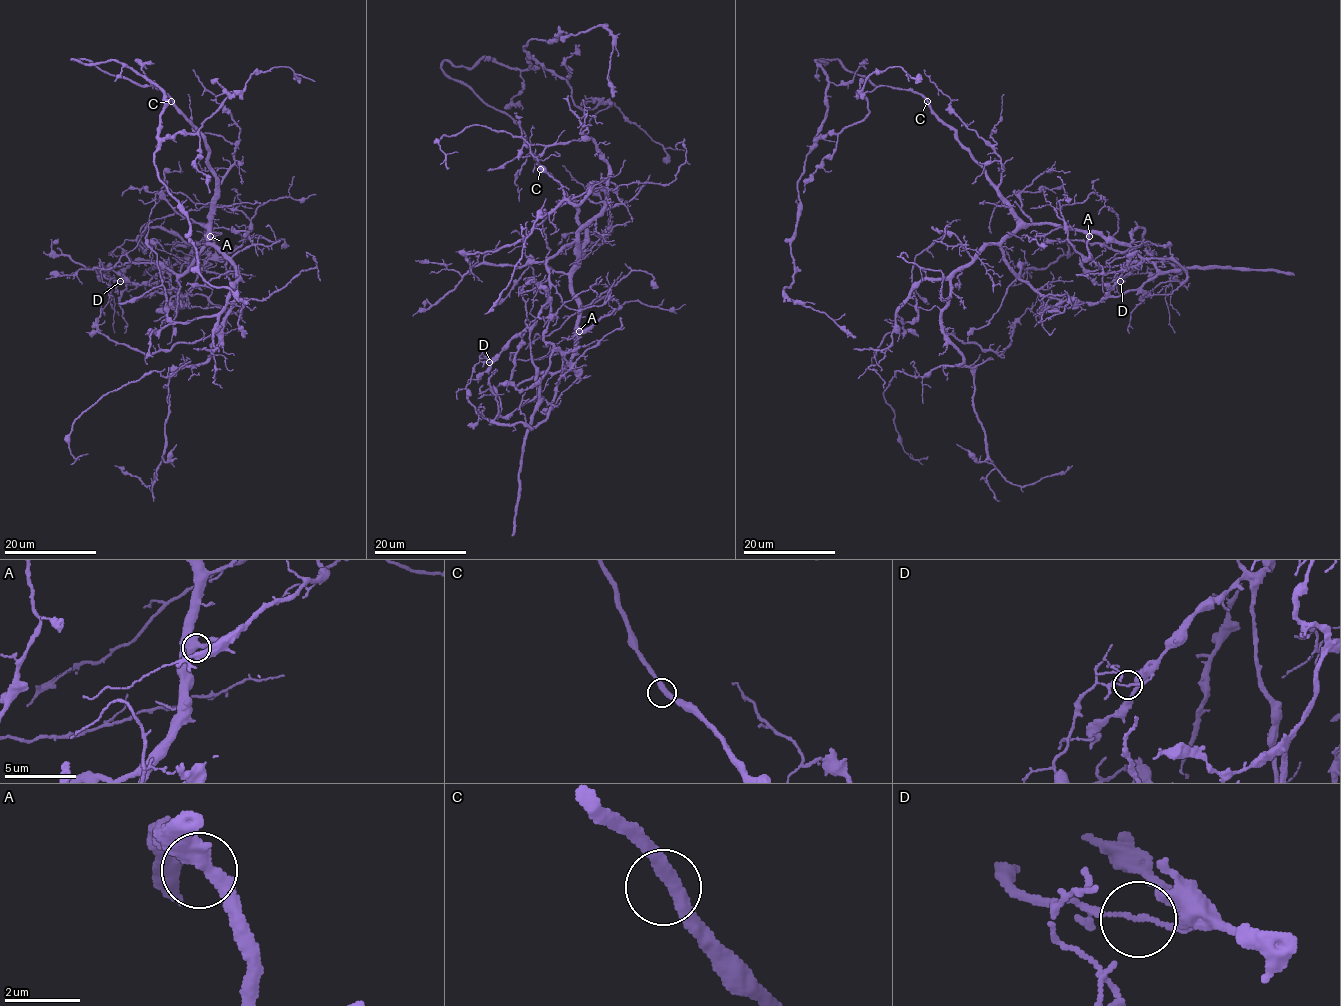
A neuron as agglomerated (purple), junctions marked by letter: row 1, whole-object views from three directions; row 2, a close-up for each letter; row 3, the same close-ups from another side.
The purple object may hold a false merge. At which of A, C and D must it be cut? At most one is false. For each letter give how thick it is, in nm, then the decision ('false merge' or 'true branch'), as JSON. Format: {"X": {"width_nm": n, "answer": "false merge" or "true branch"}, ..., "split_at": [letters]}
{"A": {"width_nm": 480, "answer": "true branch"}, "C": {"width_nm": 360, "answer": "true branch"}, "D": {"width_nm": 120, "answer": "false merge"}, "split_at": ["D"]}

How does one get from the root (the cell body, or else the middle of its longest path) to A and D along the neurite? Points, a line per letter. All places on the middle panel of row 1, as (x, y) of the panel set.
A: (542, 168), (573, 200), (577, 220), (585, 228), (585, 254), (571, 278), (571, 295), (579, 310), (579, 331)
D: (542, 168), (585, 228), (571, 278), (575, 355), (533, 428), (491, 422), (468, 400), (472, 368), (490, 361)

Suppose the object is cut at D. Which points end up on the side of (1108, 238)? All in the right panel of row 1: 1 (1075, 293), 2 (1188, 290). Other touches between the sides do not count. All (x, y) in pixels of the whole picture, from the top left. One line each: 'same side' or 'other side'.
1: other side
2: same side

